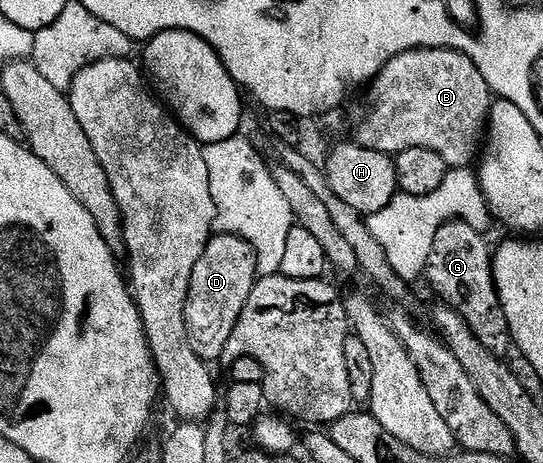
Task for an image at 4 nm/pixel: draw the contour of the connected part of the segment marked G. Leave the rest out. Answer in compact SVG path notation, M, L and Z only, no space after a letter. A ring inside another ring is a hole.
M465 220L449 221L448 224L441 227L439 234L435 234L435 242L431 242L431 254L427 258L424 279L429 280L430 286L441 295L440 299L444 303L461 315L463 322L471 330L471 334L475 334L475 338L479 338L479 342L483 346L487 346L487 350L491 350L491 354L505 358L508 357L509 348L511 352L511 337L507 326L507 314L503 314L503 306L499 302L499 294L493 277L491 244L489 248L485 239L486 237L482 233L467 226Z

